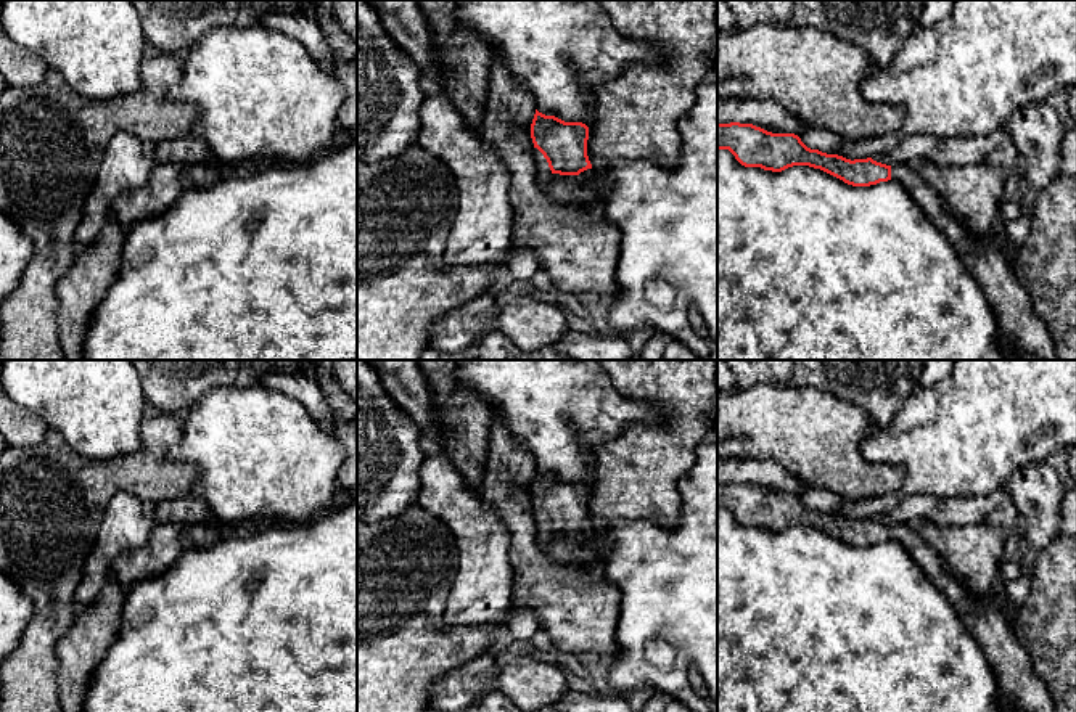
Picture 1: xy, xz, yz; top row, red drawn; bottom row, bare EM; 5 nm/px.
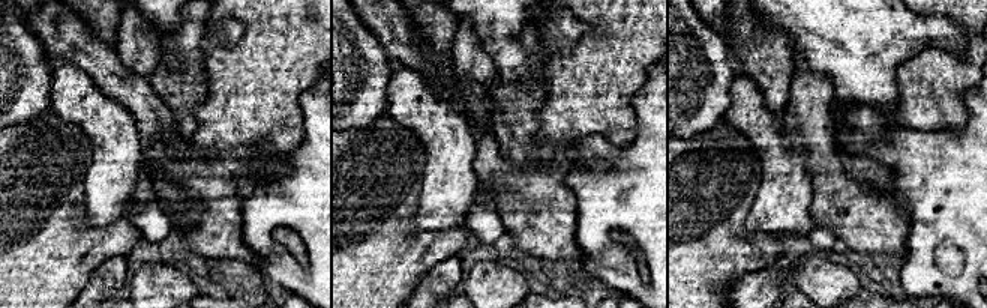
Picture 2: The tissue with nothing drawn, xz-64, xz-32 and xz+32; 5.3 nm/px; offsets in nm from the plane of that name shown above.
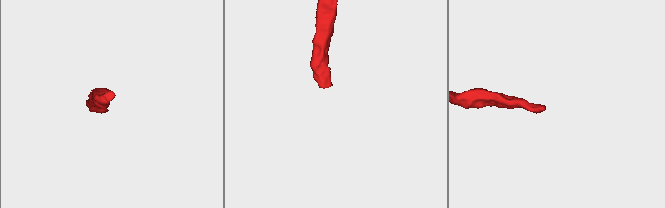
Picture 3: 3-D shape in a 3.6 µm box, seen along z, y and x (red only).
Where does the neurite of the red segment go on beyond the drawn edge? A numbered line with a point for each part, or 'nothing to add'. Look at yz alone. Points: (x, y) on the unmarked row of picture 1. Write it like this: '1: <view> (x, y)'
1: yz (1009, 659)

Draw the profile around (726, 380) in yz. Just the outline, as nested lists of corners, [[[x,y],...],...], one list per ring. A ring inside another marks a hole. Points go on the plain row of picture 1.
[[[717,360],[717,391],[735,387],[735,376],[725,360]]]

